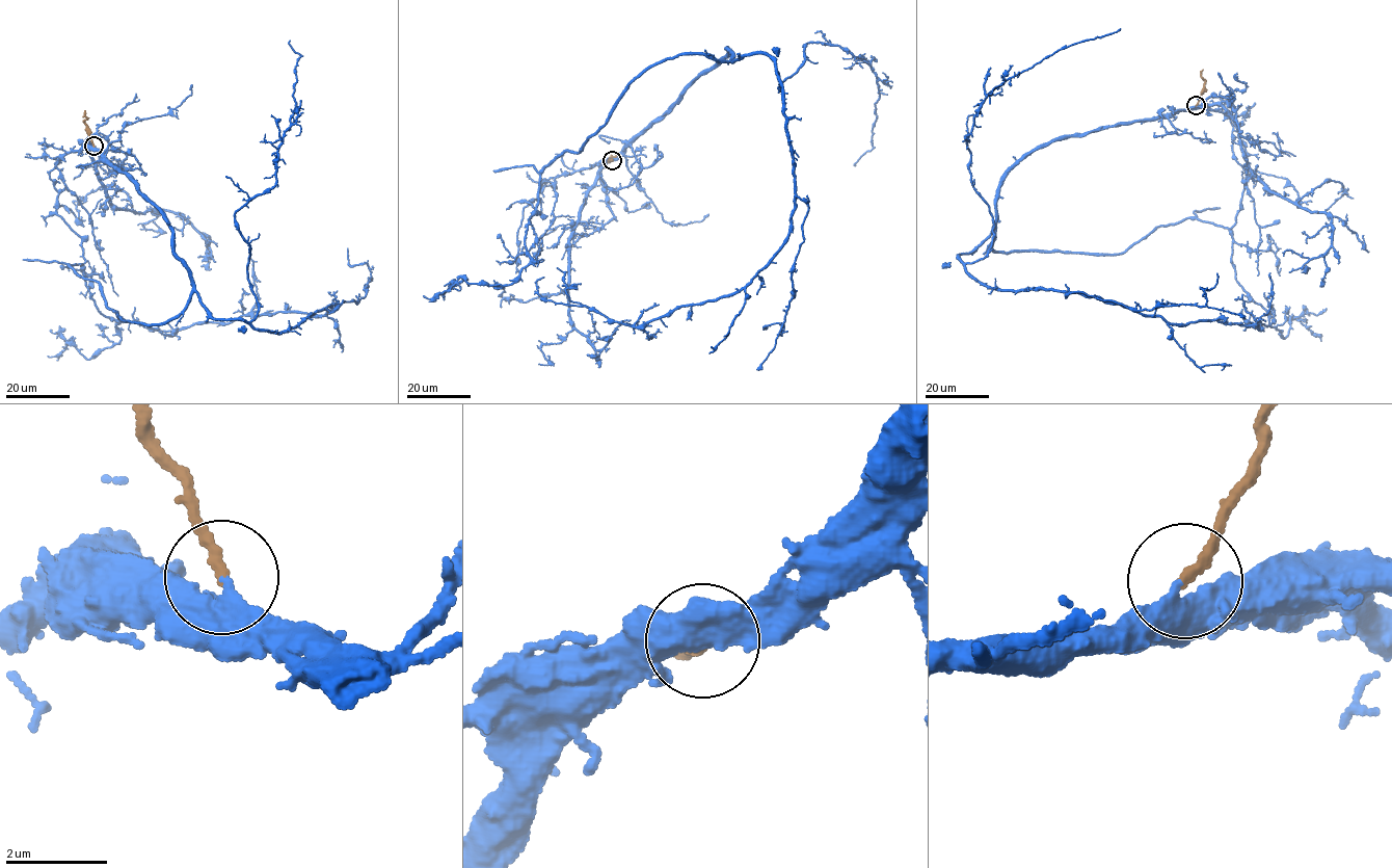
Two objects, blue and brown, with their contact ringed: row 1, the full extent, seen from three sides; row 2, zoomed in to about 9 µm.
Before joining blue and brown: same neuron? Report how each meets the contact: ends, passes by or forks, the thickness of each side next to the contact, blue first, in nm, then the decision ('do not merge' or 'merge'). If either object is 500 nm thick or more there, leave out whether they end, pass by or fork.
blue ends; brown ends; calibres 400 and 200 nm; merge

